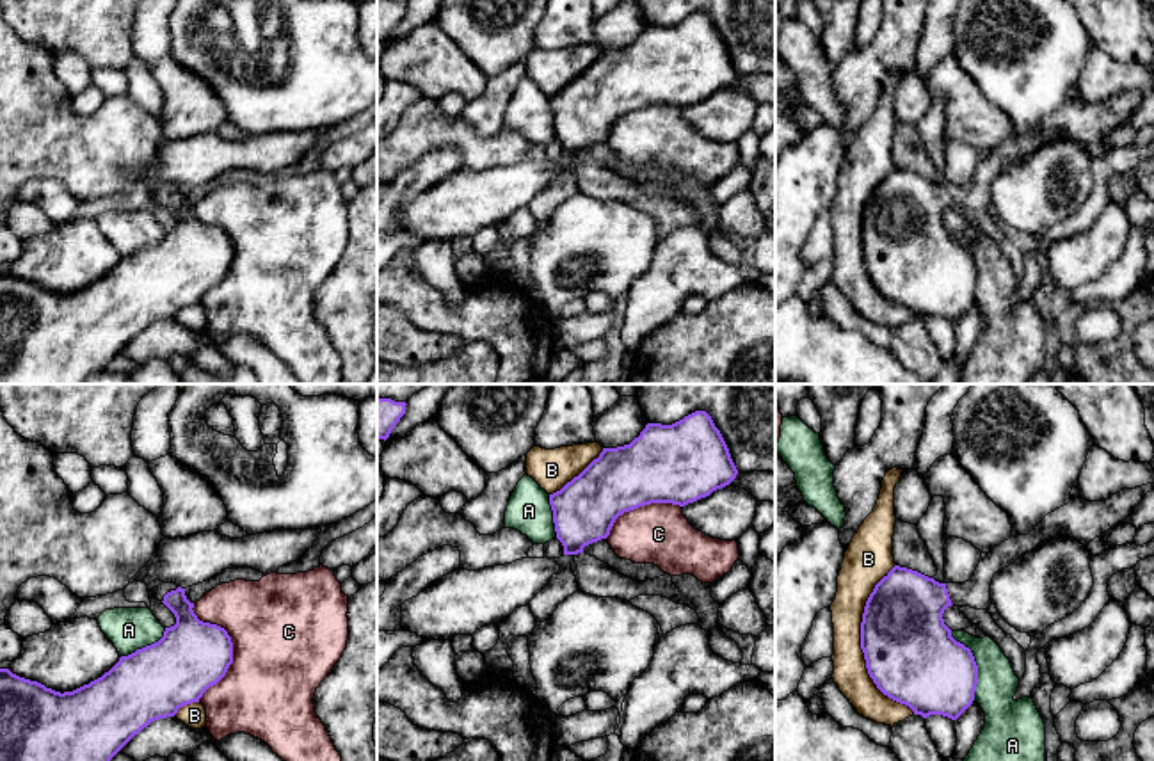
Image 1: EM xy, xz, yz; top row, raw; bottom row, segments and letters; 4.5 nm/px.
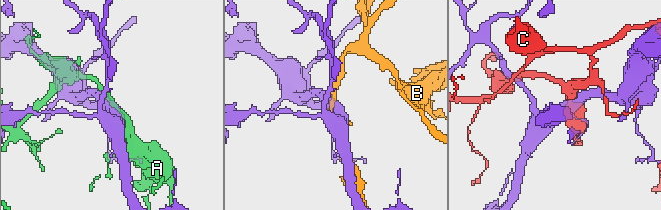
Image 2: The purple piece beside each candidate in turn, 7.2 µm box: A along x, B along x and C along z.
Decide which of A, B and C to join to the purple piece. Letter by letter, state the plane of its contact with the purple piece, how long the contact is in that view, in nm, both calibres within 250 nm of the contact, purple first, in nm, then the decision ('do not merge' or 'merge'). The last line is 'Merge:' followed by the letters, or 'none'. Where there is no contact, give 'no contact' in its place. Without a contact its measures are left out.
A: meets purple in yz; contact 340 nm long; 380 nm thick on the purple side, 180 nm on the other; do not merge
B: meets purple in yz; contact 700 nm long; 400 nm thick on the purple side, 160 nm on the other; do not merge
C: meets purple in xy; contact 440 nm long; 320 nm thick on the purple side, 480 nm on the other; do not merge
Merge: none

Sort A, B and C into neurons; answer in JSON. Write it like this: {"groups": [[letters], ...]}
{"groups": [["A"], ["B"], ["C"]]}

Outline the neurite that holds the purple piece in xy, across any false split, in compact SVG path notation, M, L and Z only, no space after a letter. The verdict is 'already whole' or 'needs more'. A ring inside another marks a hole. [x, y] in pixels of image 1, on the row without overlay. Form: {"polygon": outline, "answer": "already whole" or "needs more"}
{"polygon": "M176 185L155 188L153 197L174 215L176 226L165 229L158 244L121 258L108 274L89 286L60 295L0 270L0 384L84 384L107 372L110 361L144 329L174 318L187 306L199 304L203 295L226 277L233 265L233 244L228 233L199 222L192 212L194 204Z", "answer": "needs more"}

